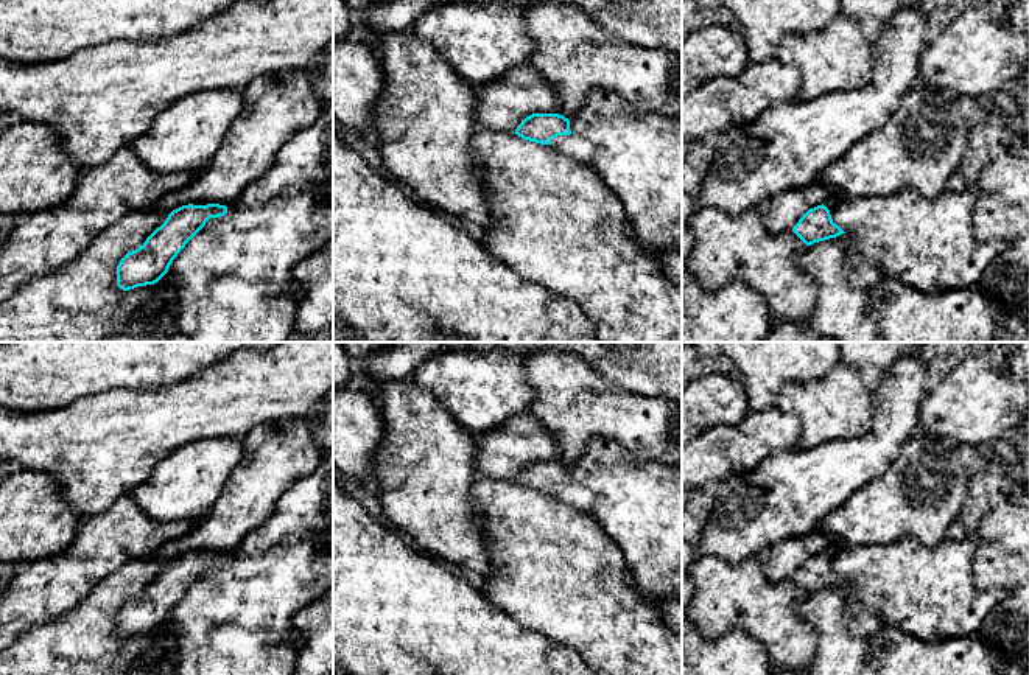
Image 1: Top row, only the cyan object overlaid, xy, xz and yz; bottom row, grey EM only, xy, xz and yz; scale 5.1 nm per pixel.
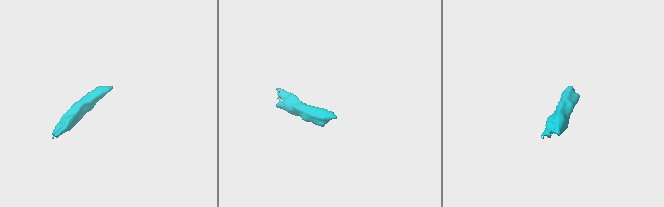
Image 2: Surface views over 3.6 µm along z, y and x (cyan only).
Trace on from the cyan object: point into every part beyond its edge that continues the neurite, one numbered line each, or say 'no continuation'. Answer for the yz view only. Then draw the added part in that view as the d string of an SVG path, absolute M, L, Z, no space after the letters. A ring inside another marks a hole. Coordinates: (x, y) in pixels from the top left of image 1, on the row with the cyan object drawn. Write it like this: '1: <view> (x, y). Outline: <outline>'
1: yz (838, 196). Outline: M836 191L836 193L833 193L833 194L825 201L824 205L825 205L828 210L831 210L831 208L834 208L839 202L842 202L842 201L845 201L845 199L848 199L848 196L847 196L845 193Z

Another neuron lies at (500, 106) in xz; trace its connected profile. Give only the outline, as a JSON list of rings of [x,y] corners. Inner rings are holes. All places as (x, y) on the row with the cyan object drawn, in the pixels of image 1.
[[[532,67],[512,68],[501,79],[484,87],[473,87],[476,107],[475,115],[479,126],[490,131],[515,132],[518,124],[532,114],[559,114],[565,118],[571,115],[562,114],[551,84]]]

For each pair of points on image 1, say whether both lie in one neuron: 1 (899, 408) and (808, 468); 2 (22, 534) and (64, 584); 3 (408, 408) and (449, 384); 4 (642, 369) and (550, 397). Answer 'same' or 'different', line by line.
1: same
2: different
3: different
4: different

